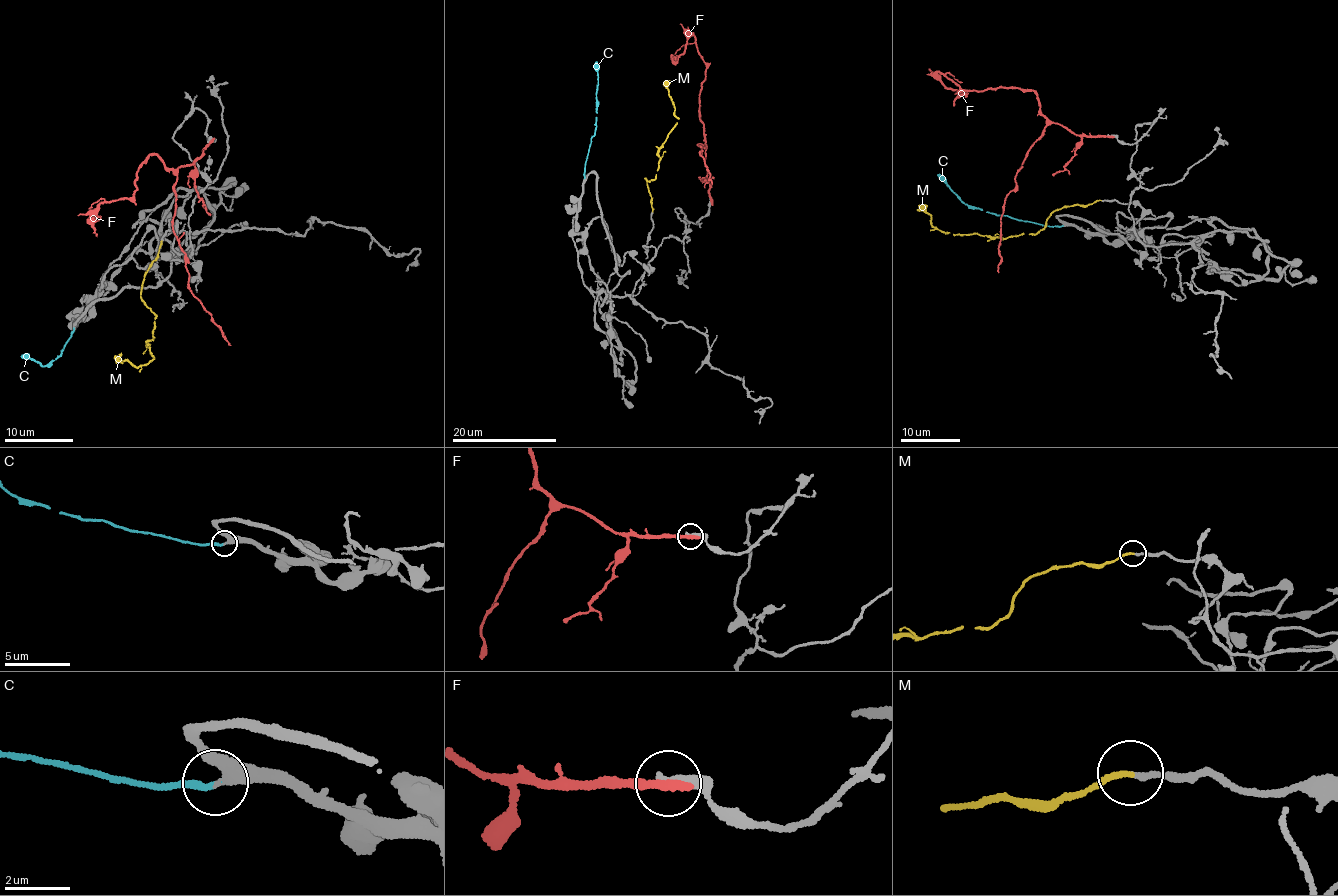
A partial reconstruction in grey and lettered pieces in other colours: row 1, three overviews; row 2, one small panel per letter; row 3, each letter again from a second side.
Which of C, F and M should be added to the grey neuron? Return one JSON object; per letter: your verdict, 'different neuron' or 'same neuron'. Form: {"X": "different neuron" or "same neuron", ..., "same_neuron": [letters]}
{"C": "same neuron", "F": "different neuron", "M": "same neuron", "same_neuron": ["C", "M"]}

